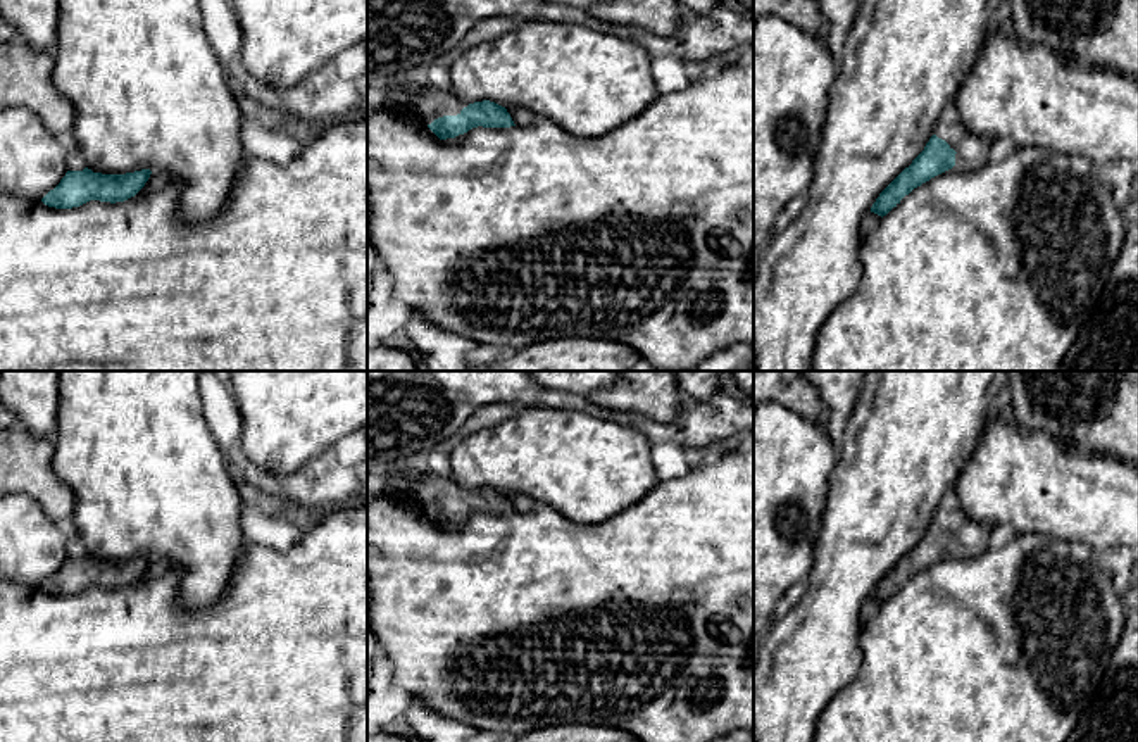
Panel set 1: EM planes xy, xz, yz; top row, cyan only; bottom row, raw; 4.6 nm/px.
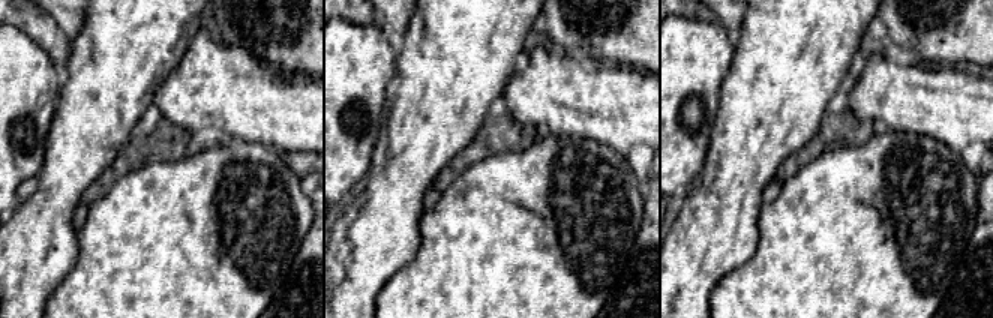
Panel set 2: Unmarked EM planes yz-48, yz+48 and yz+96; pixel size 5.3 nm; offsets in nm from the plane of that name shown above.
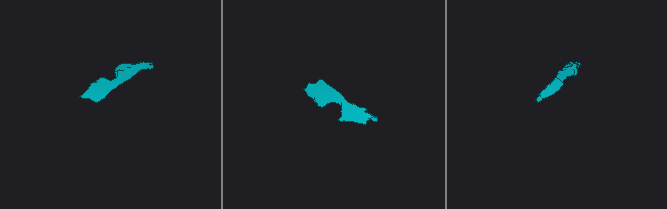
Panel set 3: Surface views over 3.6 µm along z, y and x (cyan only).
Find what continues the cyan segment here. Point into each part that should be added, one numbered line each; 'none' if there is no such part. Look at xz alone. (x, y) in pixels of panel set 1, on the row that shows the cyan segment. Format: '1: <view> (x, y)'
1: xz (430, 104)

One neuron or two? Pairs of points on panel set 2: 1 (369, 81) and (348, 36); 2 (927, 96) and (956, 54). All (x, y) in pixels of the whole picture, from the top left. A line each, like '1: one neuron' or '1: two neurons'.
1: one neuron
2: two neurons

